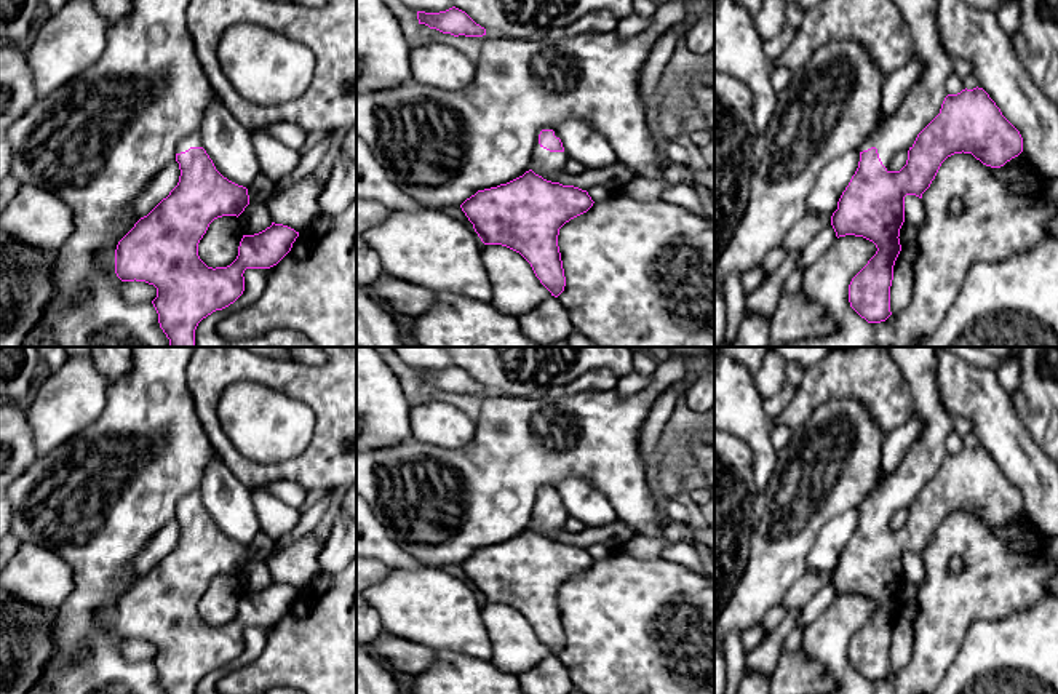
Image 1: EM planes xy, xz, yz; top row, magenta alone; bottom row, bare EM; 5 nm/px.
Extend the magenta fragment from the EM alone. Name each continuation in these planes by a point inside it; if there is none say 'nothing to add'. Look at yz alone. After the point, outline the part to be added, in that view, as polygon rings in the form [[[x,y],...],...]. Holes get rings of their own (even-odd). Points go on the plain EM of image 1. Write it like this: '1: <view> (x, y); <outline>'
1: yz (918, 365); [[[887,347],[909,385],[913,417],[922,422],[922,432],[901,464],[858,505],[860,510],[876,505],[887,529],[892,517],[908,510],[917,493],[940,472],[948,454],[946,440],[954,432],[954,416],[943,408],[937,390],[937,349]]]

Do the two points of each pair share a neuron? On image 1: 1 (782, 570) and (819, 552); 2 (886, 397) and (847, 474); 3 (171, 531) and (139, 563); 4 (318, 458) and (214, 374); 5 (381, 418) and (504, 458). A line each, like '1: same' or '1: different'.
1: different
2: different
3: same
4: same
5: different

